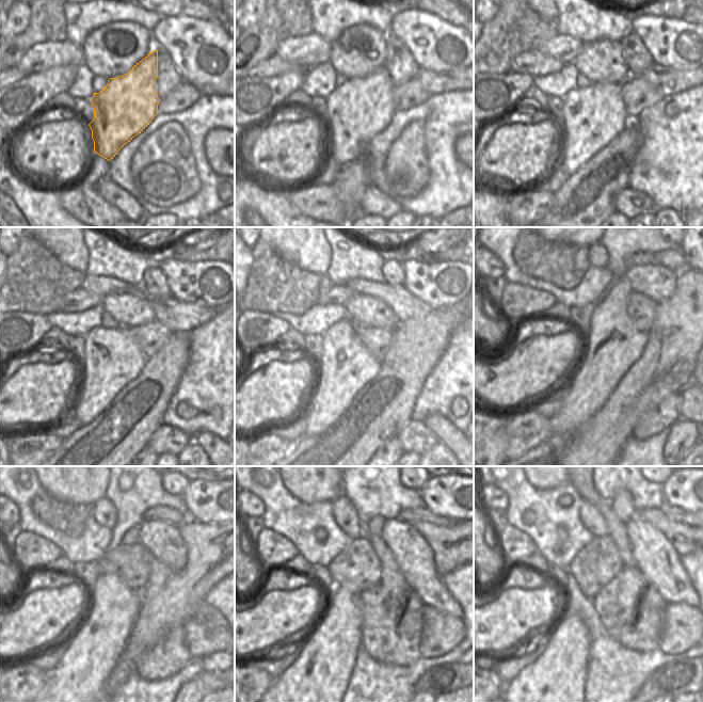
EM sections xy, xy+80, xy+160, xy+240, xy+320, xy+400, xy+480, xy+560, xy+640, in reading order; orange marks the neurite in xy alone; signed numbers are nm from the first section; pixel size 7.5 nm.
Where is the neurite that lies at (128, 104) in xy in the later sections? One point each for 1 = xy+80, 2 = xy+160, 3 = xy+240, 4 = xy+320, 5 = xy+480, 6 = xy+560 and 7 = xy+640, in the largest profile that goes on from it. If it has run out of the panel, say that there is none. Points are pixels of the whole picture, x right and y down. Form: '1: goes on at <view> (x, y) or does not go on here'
1: goes on at xy+80 (362, 108)
2: goes on at xy+160 (592, 116)
3: goes on at xy+240 (112, 360)
4: goes on at xy+320 (348, 366)
5: goes on at xy+480 (94, 649)
6: goes on at xy+560 (316, 683)
7: goes on at xy+640 (555, 683)

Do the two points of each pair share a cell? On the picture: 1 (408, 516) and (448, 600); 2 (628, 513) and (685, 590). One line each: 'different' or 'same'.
1: different
2: different

